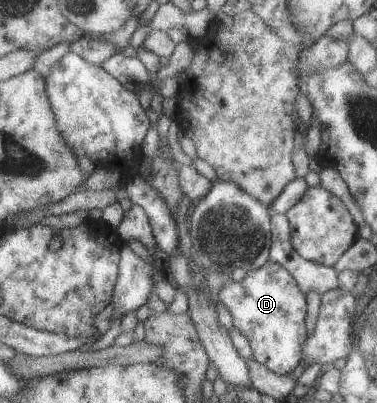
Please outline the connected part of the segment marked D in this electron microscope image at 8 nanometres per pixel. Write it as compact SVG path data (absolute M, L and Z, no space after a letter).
M268 261L259 269L248 272L240 282L230 280L220 289L218 300L230 312L235 329L249 342L253 359L278 376L292 375L296 367L303 363L303 344L309 337L305 320L307 319L307 300L298 283L286 269L277 262Z

